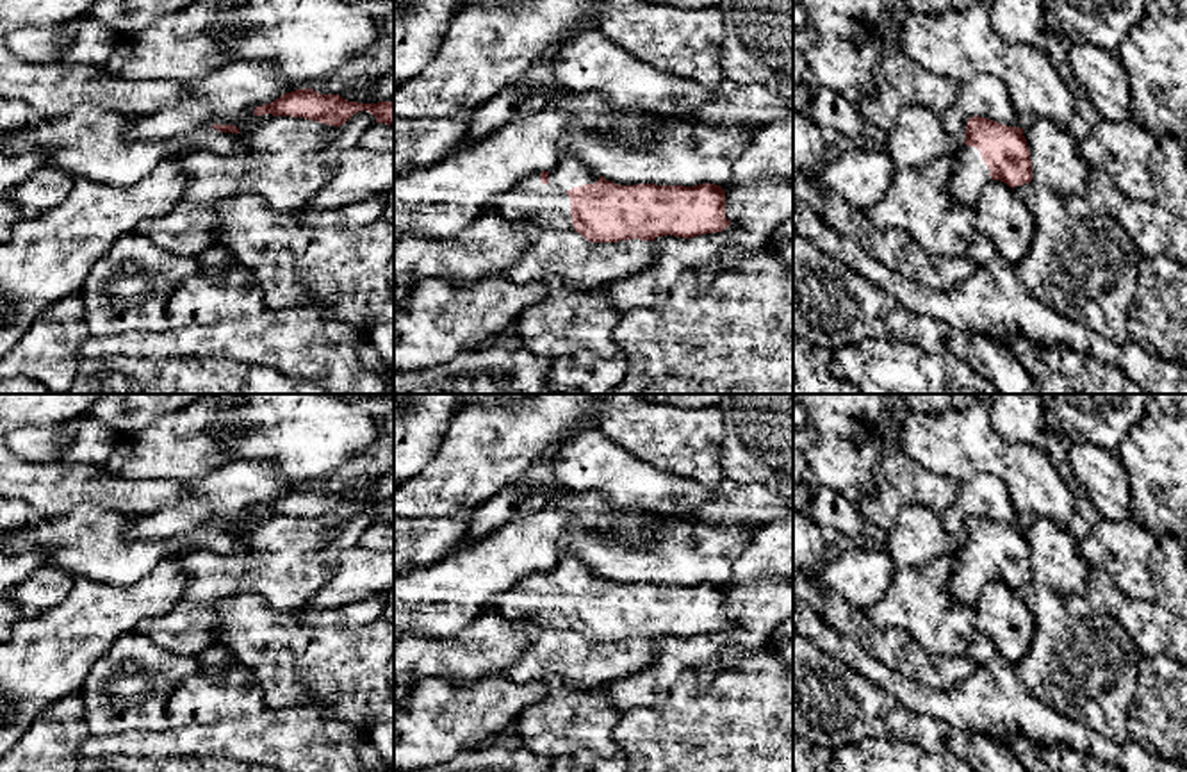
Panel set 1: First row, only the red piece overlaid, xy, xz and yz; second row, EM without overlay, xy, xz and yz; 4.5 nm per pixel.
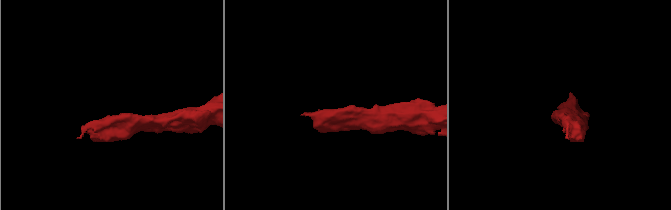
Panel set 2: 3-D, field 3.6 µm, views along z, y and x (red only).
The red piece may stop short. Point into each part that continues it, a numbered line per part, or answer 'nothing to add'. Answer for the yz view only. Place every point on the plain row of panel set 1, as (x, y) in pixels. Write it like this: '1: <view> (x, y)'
1: yz (970, 574)

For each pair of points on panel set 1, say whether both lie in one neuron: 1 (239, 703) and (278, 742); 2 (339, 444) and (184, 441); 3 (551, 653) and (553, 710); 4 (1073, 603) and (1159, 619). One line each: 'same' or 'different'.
1: different
2: same
3: different
4: same

